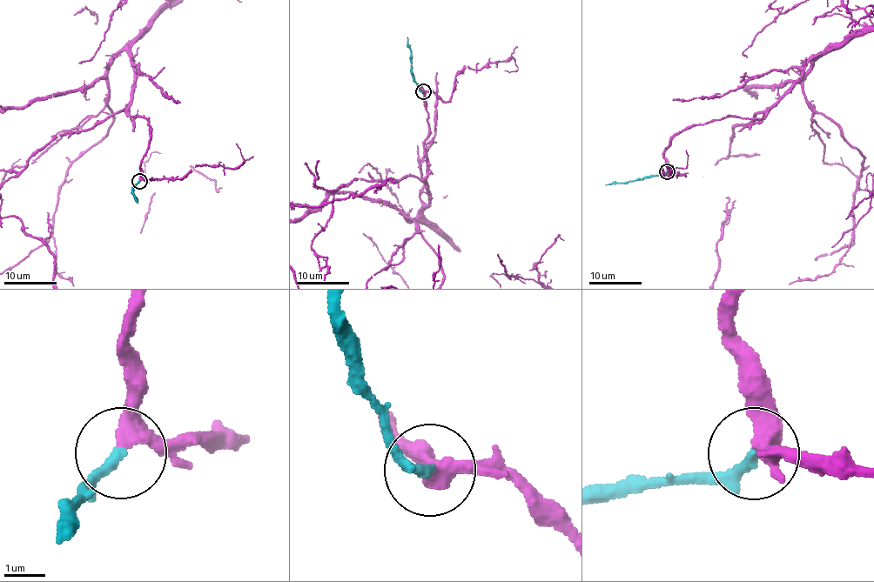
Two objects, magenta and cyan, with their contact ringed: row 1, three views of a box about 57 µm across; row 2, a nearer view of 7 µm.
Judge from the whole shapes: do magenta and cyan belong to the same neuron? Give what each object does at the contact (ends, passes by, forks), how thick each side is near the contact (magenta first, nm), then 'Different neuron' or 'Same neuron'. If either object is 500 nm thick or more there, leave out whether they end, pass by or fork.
At the ring magenta passes by. At the ring cyan ends. Thickness 360 nm (magenta) against 240 nm. Same neuron

